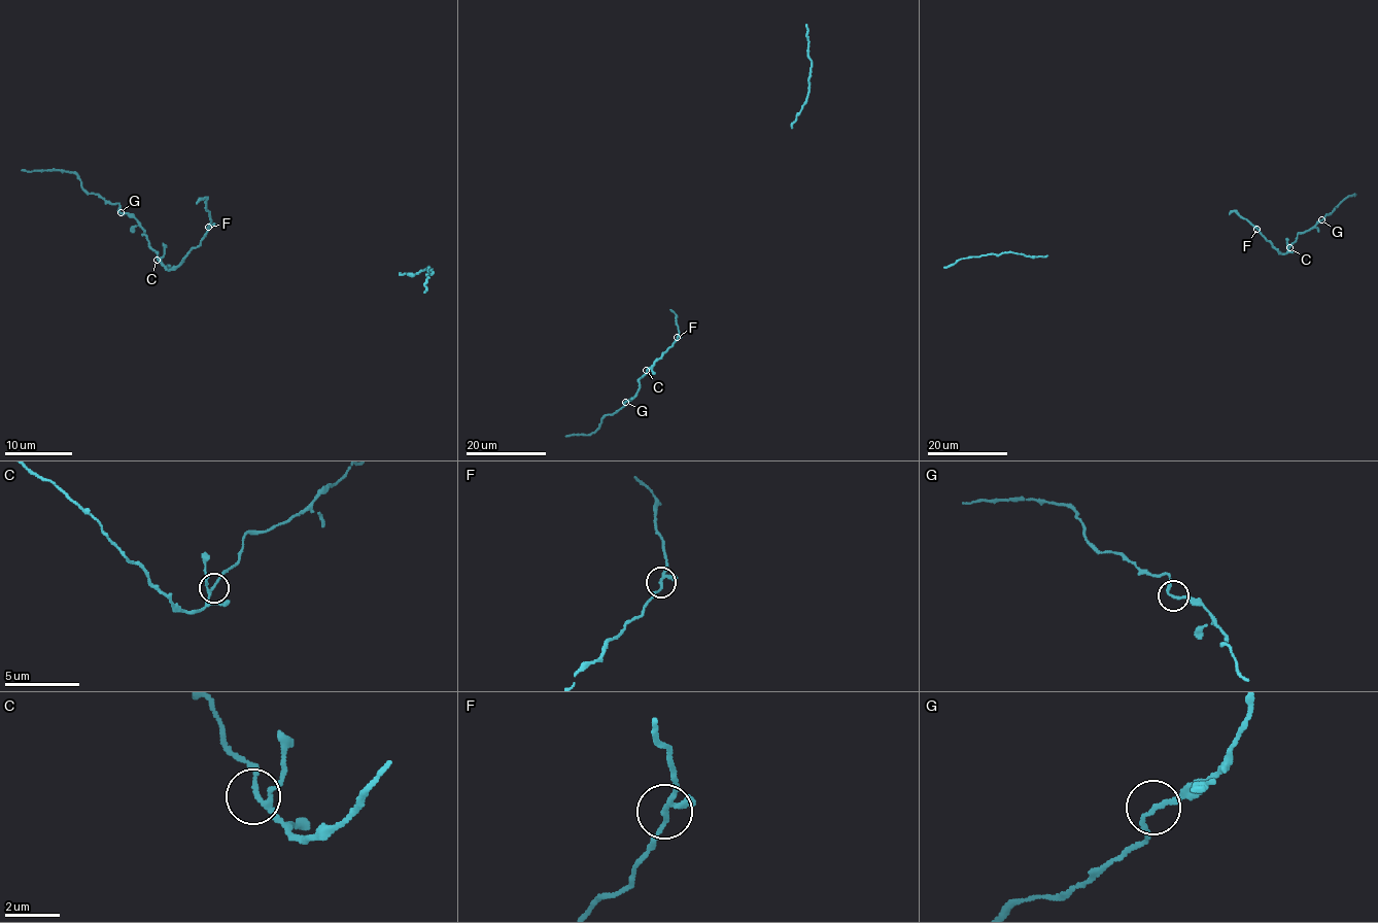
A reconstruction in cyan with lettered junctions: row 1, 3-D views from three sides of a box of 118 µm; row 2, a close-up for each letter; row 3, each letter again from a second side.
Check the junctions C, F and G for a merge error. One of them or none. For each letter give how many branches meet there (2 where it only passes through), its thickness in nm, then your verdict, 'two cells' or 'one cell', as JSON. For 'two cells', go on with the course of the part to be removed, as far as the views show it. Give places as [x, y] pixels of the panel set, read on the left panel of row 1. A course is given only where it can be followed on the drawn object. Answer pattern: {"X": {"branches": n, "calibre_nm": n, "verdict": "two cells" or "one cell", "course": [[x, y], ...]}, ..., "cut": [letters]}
{"C": {"branches": 3, "calibre_nm": 140, "verdict": "one cell"}, "F": {"branches": 3, "calibre_nm": 150, "verdict": "one cell"}, "G": {"branches": 2, "calibre_nm": 150, "verdict": "one cell"}, "cut": []}

